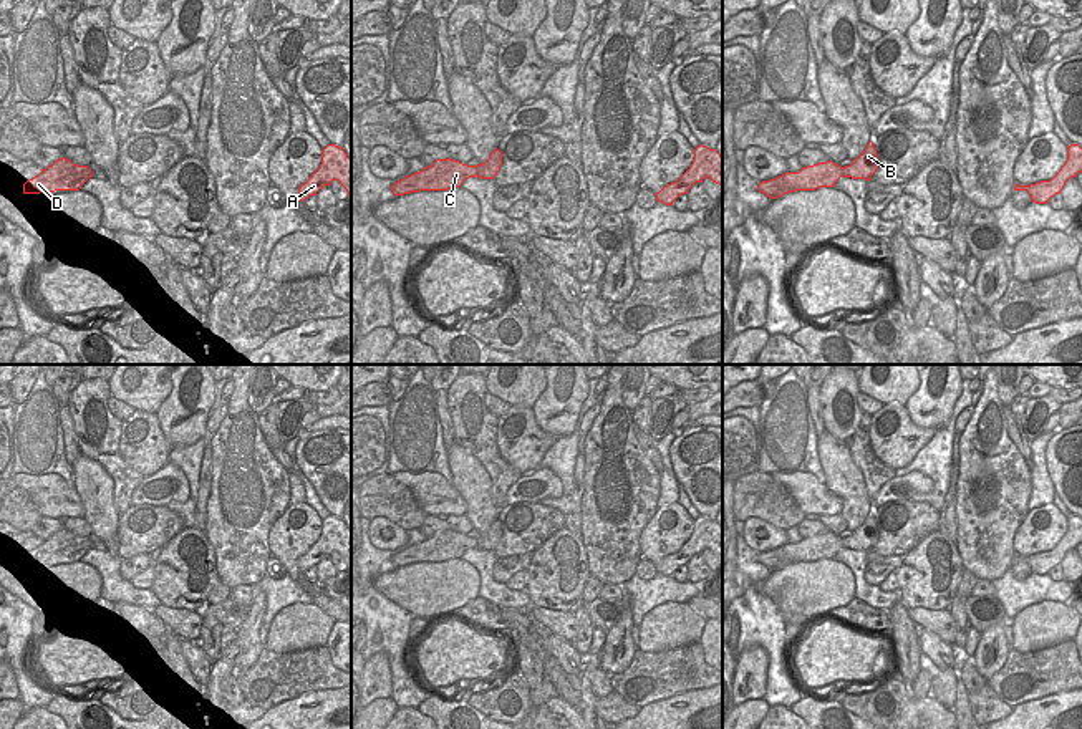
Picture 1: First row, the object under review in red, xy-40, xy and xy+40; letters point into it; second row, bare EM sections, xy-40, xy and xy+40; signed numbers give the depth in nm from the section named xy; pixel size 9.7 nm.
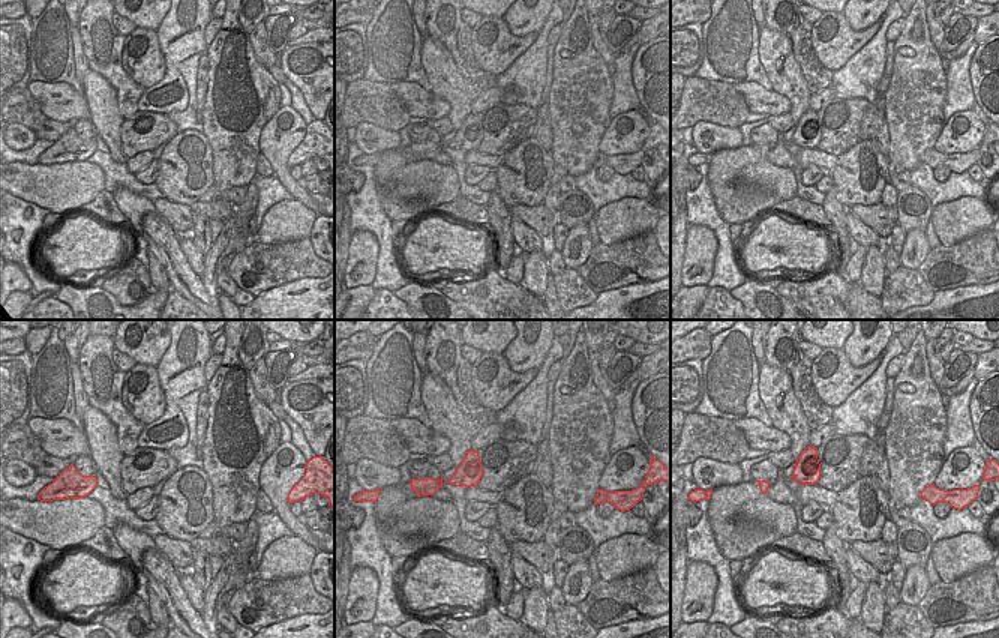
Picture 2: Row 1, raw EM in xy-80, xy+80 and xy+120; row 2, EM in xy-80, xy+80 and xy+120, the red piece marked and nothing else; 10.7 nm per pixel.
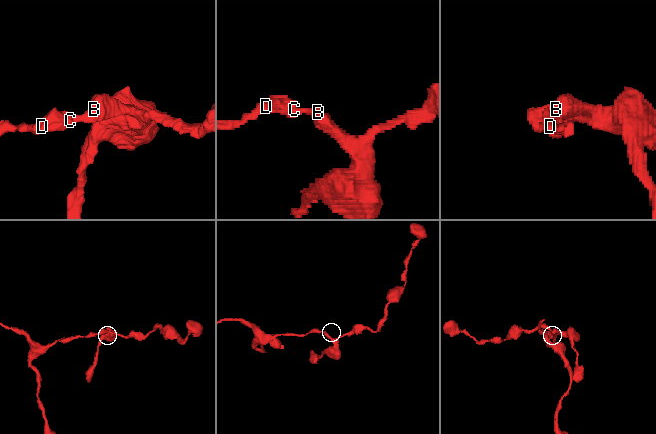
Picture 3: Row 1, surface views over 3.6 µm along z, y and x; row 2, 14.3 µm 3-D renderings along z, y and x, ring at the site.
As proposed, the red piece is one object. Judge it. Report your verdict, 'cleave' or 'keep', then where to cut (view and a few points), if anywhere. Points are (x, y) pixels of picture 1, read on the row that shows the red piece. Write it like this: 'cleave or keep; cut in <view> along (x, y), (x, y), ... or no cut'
keep; no cut

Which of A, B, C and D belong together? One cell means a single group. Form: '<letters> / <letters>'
A B C D

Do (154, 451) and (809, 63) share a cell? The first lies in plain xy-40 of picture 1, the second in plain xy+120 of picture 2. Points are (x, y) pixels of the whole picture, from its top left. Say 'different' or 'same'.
different

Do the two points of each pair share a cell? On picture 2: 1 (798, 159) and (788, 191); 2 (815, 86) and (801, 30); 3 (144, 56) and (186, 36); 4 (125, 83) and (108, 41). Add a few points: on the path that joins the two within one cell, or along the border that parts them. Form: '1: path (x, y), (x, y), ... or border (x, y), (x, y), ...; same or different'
1: border (767, 159), (791, 168); different
2: path (813, 72), (803, 54), (801, 44); same
3: border (155, 32), (164, 57), (164, 75), (152, 84); different
4: path (114, 72), (108, 65), (108, 51); same

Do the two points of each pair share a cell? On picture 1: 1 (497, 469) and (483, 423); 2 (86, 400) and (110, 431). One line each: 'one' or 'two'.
1: one
2: one

